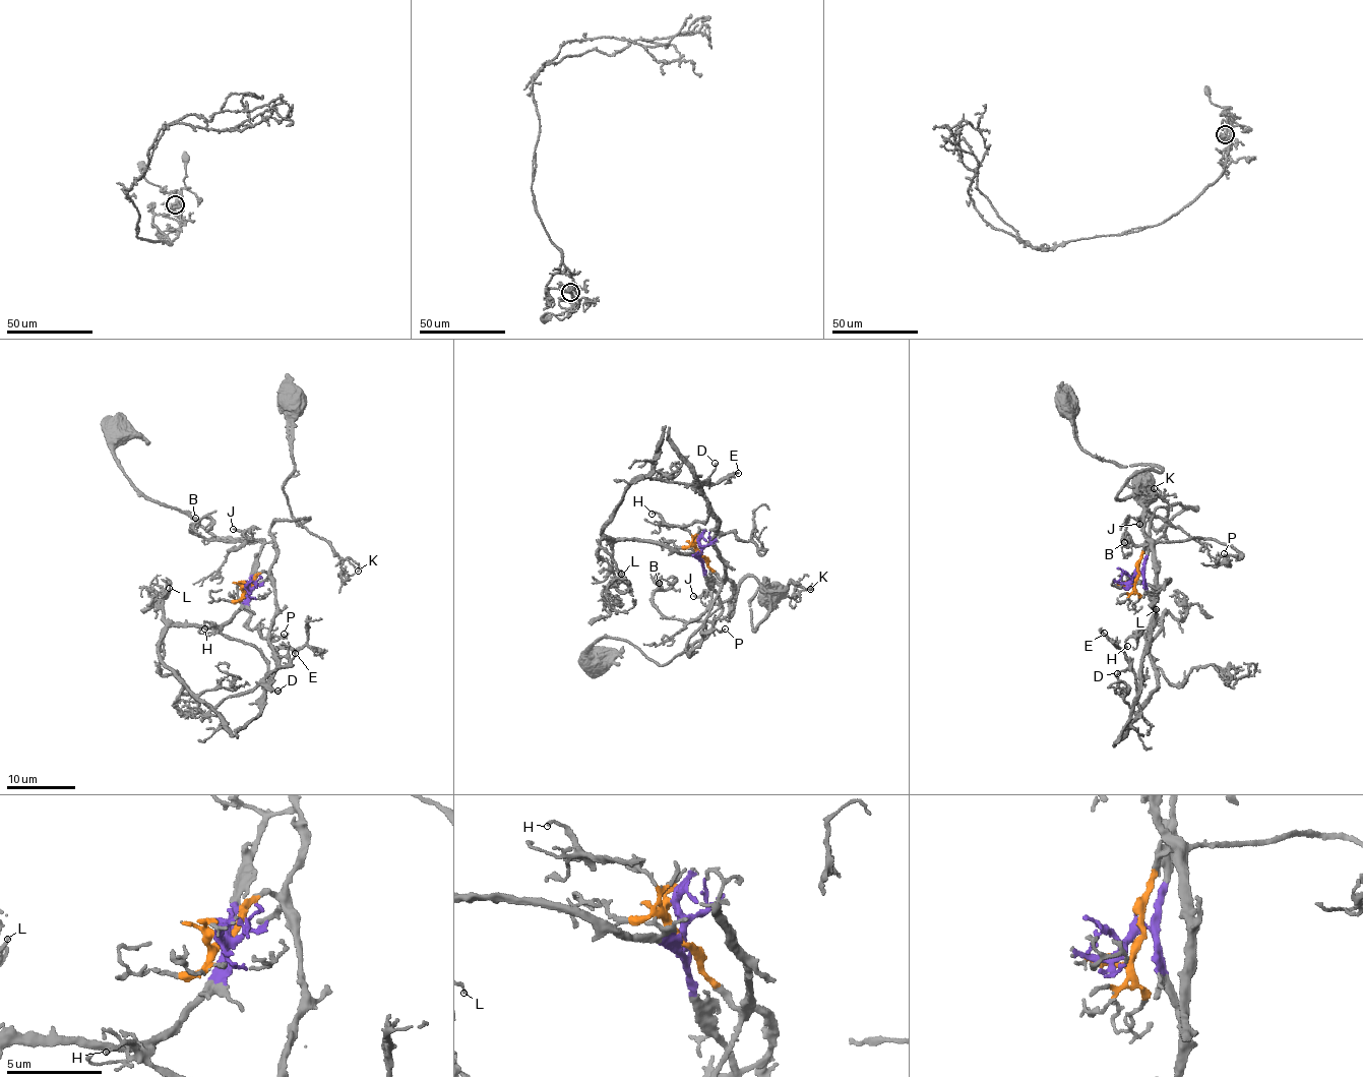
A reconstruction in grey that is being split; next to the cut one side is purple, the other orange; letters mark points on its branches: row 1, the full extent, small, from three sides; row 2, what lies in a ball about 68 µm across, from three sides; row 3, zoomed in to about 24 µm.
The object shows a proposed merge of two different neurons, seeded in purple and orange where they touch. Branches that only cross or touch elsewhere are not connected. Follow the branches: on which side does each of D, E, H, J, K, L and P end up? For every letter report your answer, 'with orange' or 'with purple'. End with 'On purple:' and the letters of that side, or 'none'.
D: with purple
E: with purple
H: with orange
J: with orange
K: with orange
L: with purple
P: with orange
On purple: D, E, L

